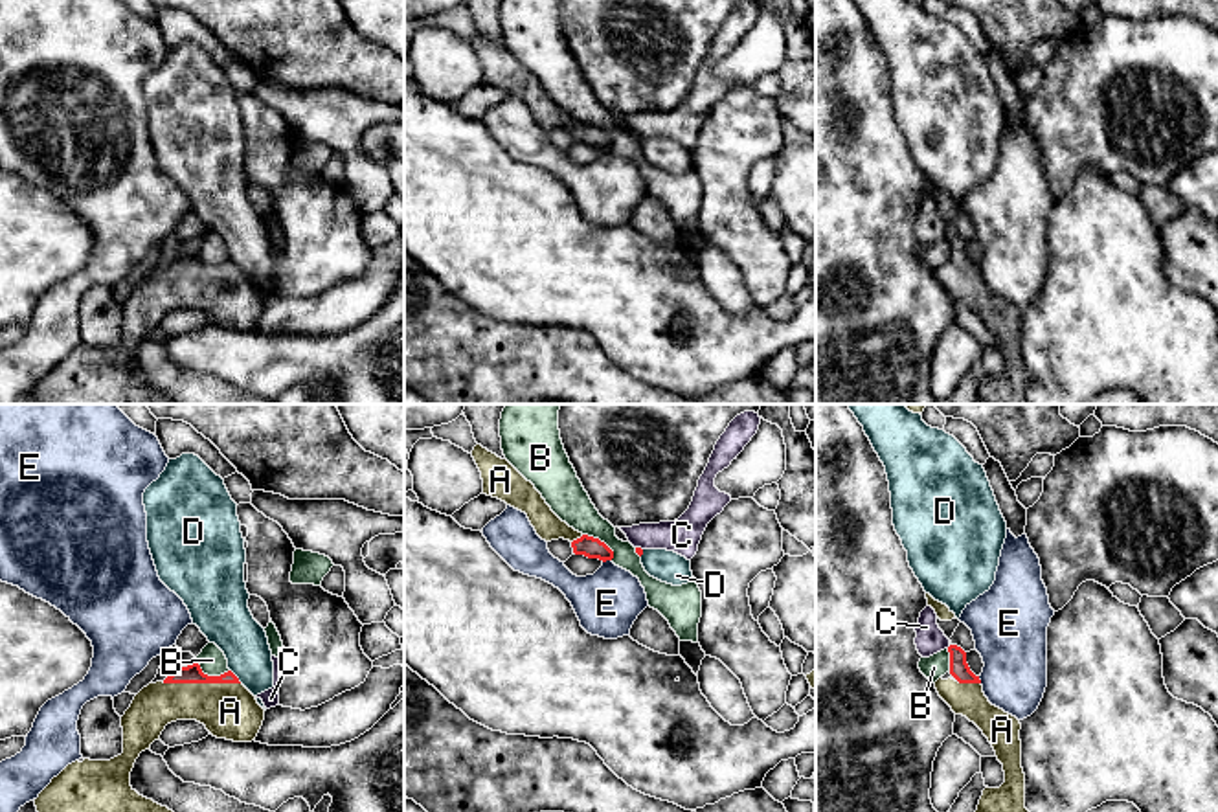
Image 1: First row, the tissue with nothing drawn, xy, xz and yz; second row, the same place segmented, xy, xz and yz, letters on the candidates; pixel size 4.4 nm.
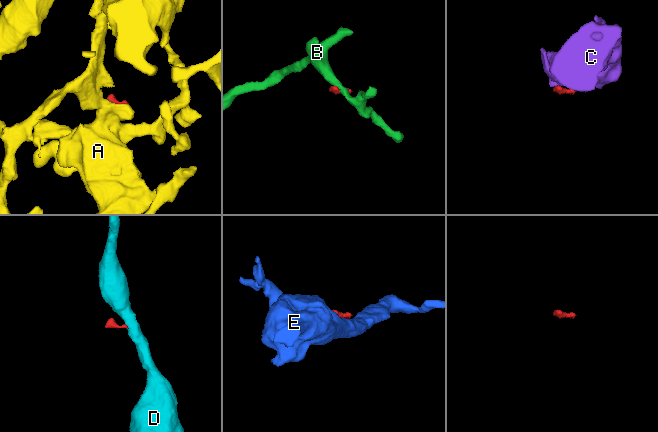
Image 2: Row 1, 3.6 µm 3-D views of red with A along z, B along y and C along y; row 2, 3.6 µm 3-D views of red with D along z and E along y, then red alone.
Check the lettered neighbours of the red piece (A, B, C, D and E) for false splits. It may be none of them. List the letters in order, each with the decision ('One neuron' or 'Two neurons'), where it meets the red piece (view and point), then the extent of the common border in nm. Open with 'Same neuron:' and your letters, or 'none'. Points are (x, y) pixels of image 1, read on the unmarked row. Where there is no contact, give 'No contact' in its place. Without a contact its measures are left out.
Same neuron: A
A: One neuron. Touches red at xy (201, 270). Shared border 340 nm
B: Two neurons. Touches red at xz (599, 129). Shared border 180 nm
C: Two neurons. Touches red at xz (640, 136). Shared border 40 nm
D: Two neurons. Touches red at xy (236, 265). Shared border 80 nm
E: Two neurons. Touches red at xz (607, 147). Shared border 40 nm

